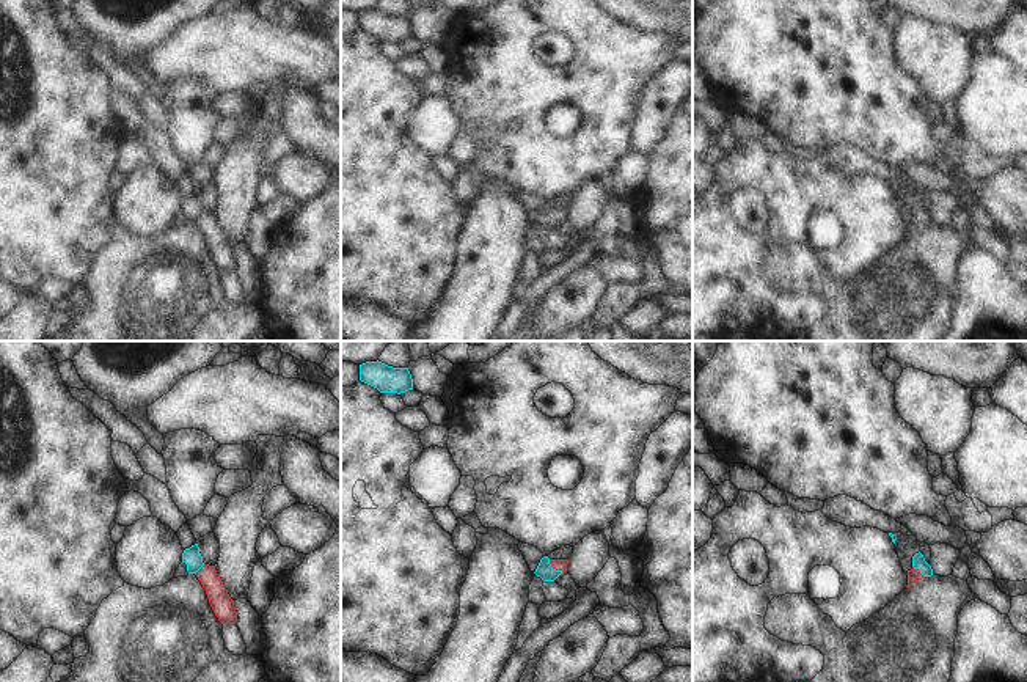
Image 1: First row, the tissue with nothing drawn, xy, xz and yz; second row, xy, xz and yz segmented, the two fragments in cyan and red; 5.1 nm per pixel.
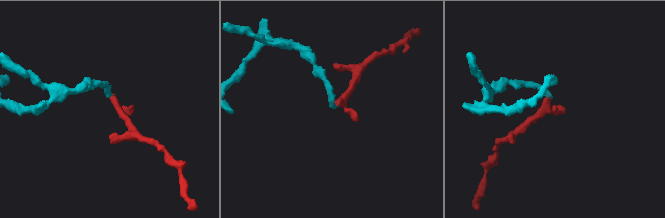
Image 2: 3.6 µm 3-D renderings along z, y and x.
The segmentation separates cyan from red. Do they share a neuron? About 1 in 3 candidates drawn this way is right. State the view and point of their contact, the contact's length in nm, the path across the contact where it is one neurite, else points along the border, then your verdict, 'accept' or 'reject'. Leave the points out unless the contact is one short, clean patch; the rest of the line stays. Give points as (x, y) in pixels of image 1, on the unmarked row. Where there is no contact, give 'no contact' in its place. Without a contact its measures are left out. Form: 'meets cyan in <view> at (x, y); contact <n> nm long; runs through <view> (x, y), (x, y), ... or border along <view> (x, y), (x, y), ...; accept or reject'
meets cyan in xz at (555, 217); contact 100 nm long; runs through xz (544, 217), (555, 217), (559, 212); accept

